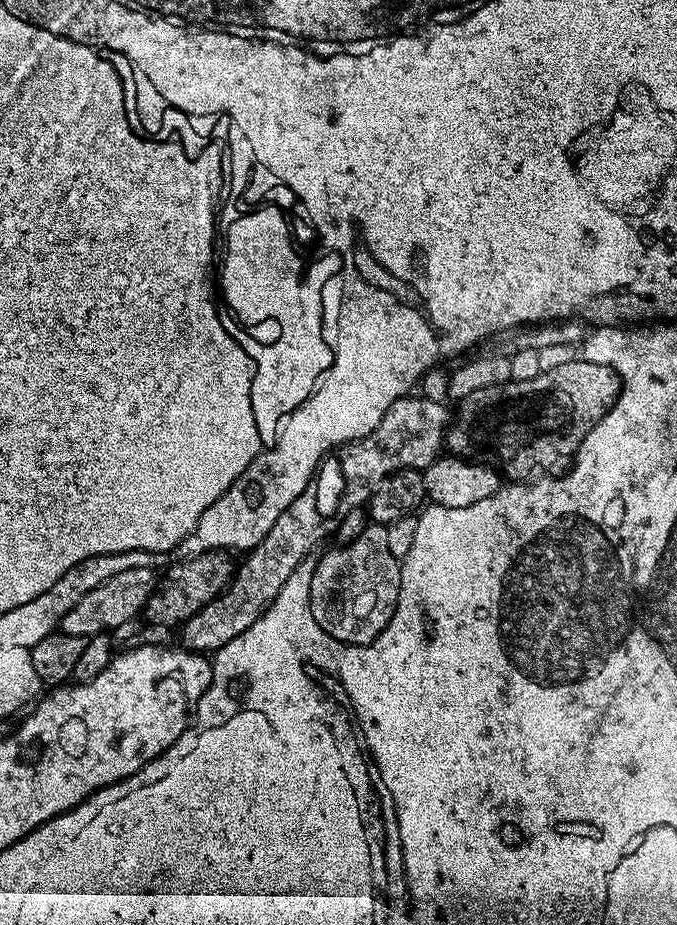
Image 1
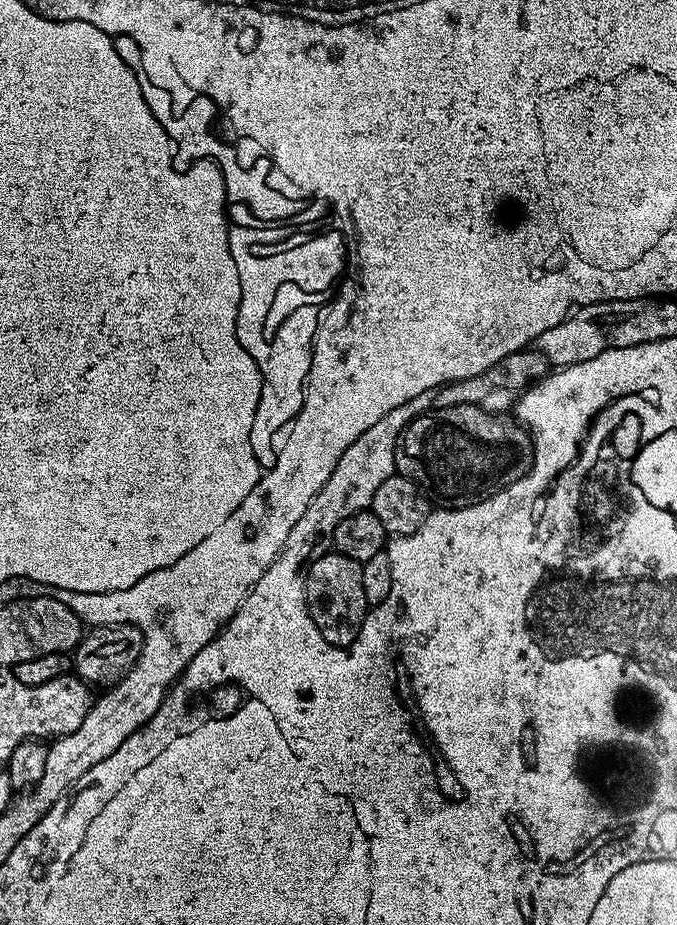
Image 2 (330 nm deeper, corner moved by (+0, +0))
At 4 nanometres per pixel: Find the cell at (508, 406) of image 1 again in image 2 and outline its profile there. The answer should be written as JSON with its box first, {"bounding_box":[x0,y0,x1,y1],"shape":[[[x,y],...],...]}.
{"bounding_box":[394,404,533,506],"shape":[[[463,404],[462,406],[433,407],[421,416],[415,416],[411,422],[400,431],[400,437],[394,450],[396,472],[419,484],[420,491],[429,501],[440,506],[463,506],[477,504],[480,500],[509,488],[518,478],[527,474],[532,467],[533,437],[523,424],[517,422],[511,415],[495,416],[480,408],[479,404]]]}

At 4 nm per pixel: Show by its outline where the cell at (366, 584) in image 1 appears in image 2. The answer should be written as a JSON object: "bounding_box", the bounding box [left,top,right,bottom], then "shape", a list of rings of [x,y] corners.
{"bounding_box":[303,550,370,650],"shape":[[[328,550],[325,556],[317,555],[307,565],[303,590],[305,609],[320,637],[336,650],[347,649],[355,643],[370,611],[366,590],[362,590],[362,566],[359,562],[335,550]]]}

